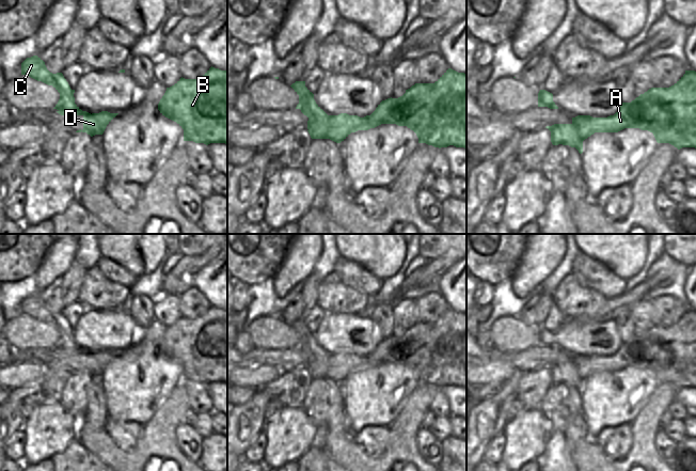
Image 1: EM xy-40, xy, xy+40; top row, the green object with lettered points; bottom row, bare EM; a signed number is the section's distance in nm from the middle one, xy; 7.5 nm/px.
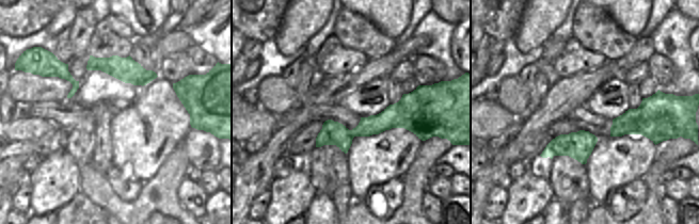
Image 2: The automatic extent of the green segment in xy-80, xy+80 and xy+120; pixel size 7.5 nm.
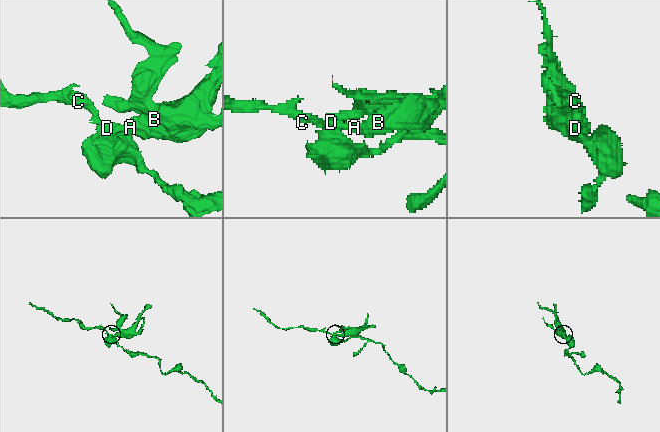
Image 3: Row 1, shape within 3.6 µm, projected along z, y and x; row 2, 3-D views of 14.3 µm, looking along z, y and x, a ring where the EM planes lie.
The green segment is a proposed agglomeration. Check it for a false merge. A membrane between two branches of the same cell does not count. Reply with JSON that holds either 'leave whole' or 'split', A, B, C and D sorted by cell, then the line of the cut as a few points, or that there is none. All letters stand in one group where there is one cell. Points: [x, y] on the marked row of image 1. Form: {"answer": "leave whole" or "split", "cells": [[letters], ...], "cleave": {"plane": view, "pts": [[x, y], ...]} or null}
{"answer": "split", "cells": [["A", "B", "D"], ["C"]], "cleave": {"plane": "xy", "pts": [[329, 115], [328, 138]]}}

